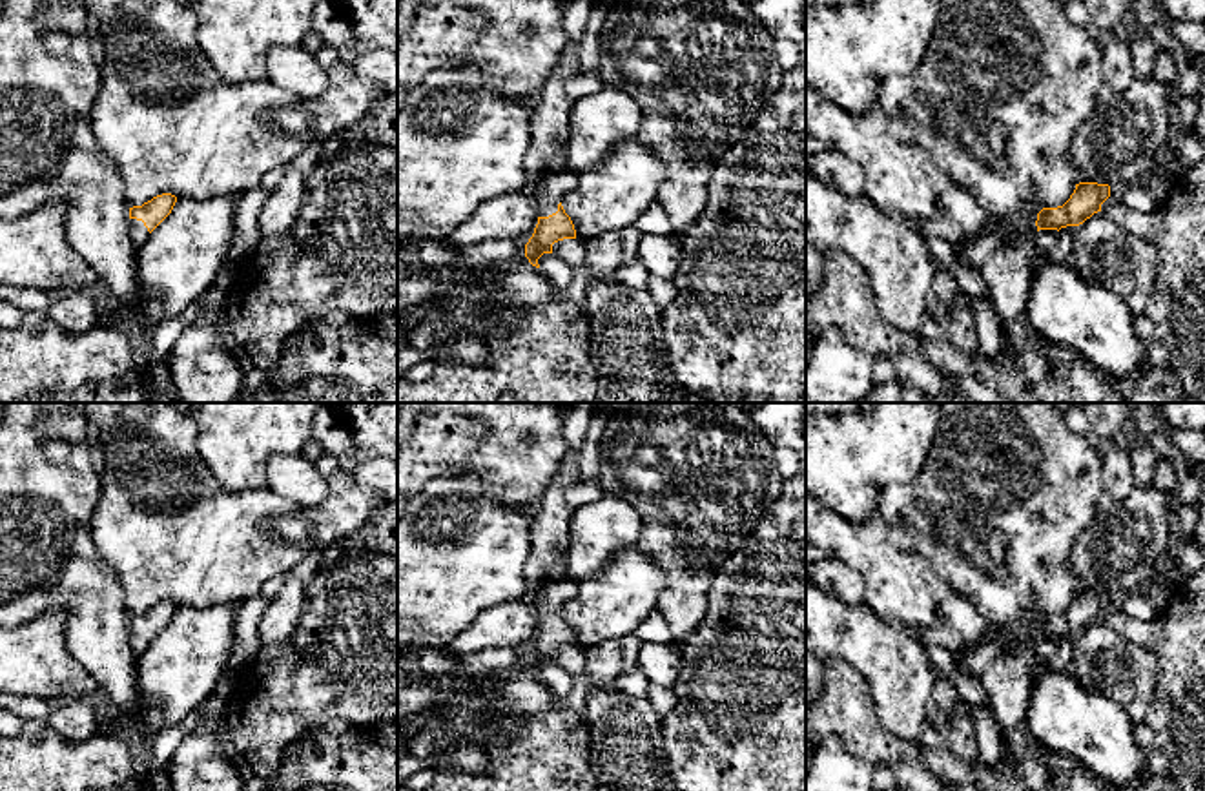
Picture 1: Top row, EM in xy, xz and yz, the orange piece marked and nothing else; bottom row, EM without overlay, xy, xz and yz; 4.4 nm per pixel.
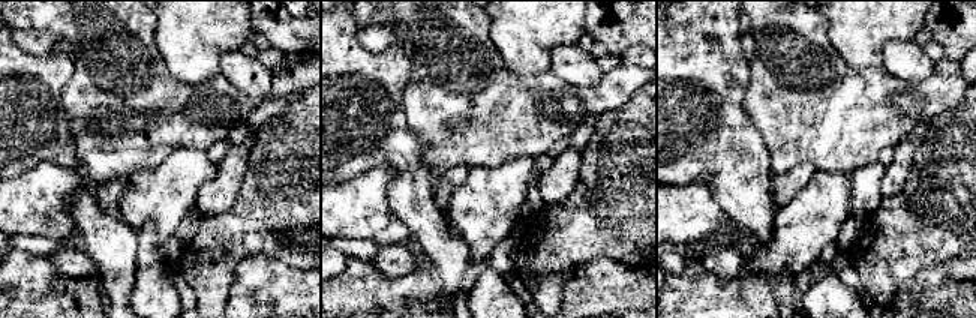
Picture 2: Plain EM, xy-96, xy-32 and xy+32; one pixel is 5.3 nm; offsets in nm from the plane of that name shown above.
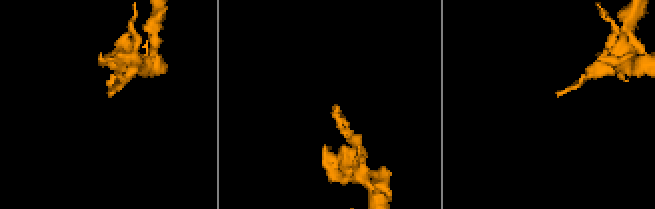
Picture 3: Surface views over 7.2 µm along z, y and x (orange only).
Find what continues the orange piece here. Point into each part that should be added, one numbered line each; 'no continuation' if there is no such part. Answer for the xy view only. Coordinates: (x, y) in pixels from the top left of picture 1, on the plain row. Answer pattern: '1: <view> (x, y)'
1: xy (137, 638)

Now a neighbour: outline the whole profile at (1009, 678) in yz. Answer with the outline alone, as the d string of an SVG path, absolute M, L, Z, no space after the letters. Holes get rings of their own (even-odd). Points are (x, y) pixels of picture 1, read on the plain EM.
M1030 609L1017 622L1023 643L992 660L981 674L988 694L986 707L1001 725L1003 745L1015 745L1025 738L1025 713L1030 704L1030 693L1035 682L1041 658L1037 654L1037 622L1045 614Z

